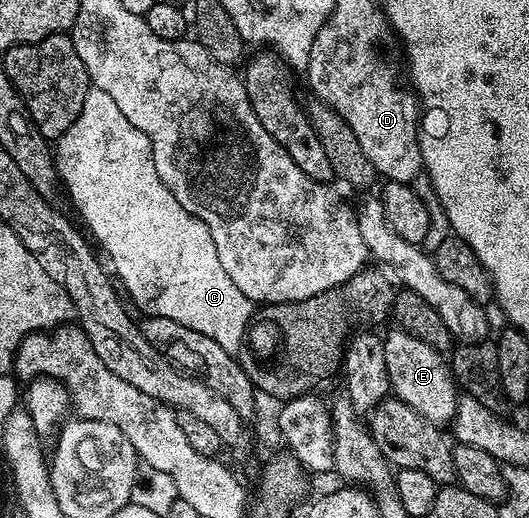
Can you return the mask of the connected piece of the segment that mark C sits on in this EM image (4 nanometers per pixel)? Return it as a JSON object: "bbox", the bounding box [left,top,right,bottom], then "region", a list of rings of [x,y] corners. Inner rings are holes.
{"bbox":[54,88,256,356],"region":[[[89,88],[86,101],[83,102],[82,111],[74,121],[74,125],[61,135],[57,140],[54,151],[56,157],[57,174],[62,180],[70,193],[87,225],[90,227],[93,235],[98,239],[99,243],[108,253],[119,277],[122,279],[129,295],[133,301],[142,309],[144,313],[160,317],[168,317],[172,321],[178,321],[179,324],[186,325],[187,328],[194,329],[195,332],[203,333],[211,340],[218,341],[218,345],[222,349],[237,356],[240,349],[244,347],[244,342],[247,336],[248,328],[251,326],[256,307],[252,299],[246,297],[238,285],[227,276],[226,269],[222,266],[222,261],[219,260],[217,246],[214,245],[214,239],[210,235],[209,227],[201,221],[200,218],[194,216],[178,201],[169,187],[164,183],[163,179],[158,175],[156,162],[154,162],[153,142],[150,137],[146,136],[140,129],[135,128],[129,120],[122,114],[122,109],[115,103],[114,97],[106,90],[98,88]]]}

